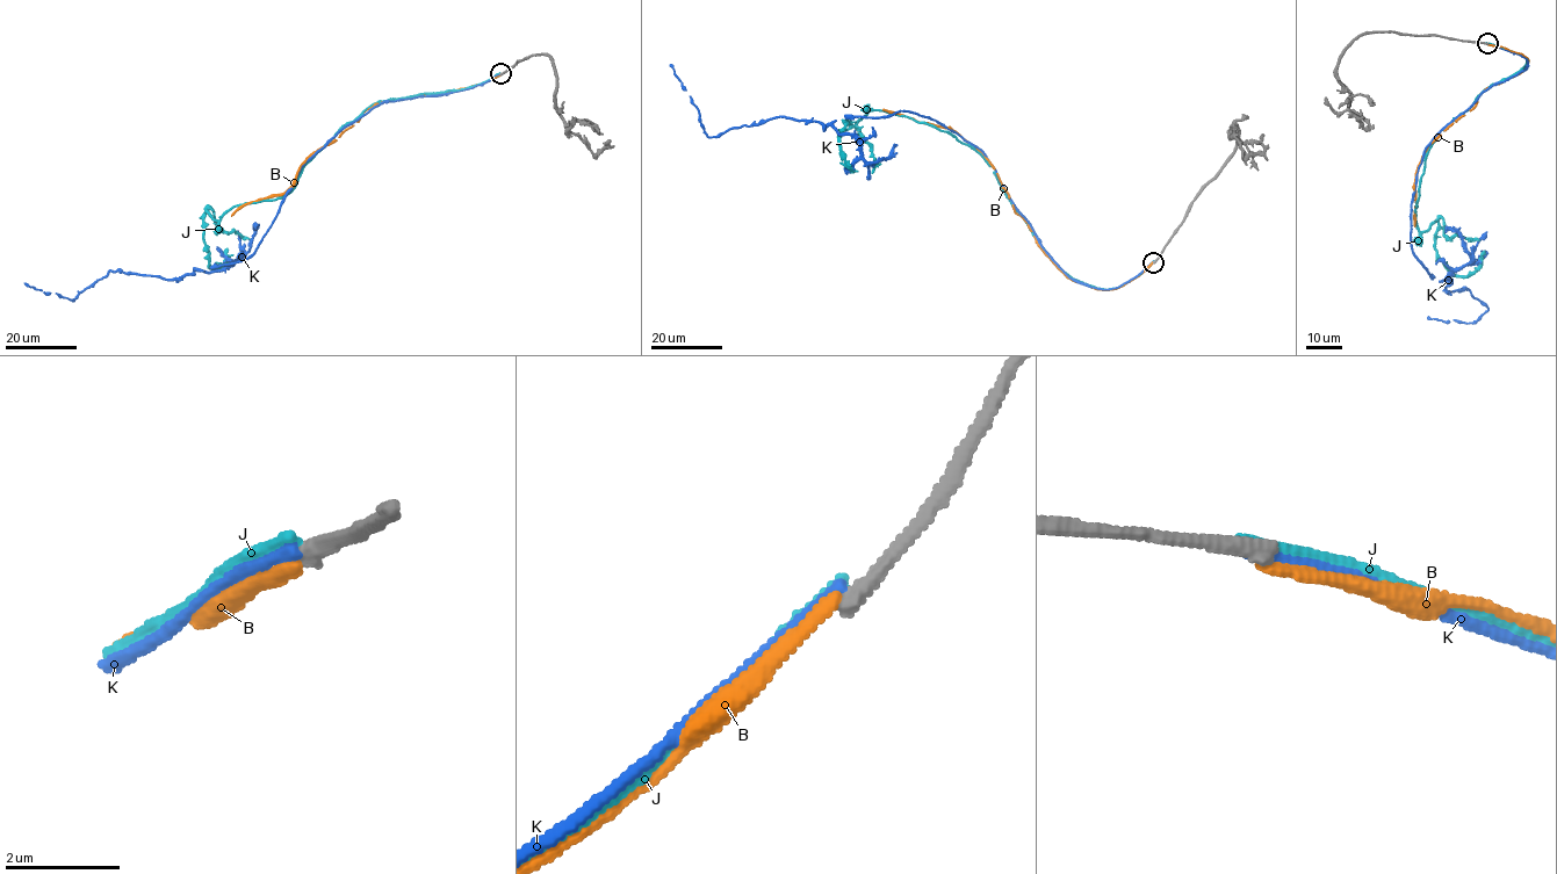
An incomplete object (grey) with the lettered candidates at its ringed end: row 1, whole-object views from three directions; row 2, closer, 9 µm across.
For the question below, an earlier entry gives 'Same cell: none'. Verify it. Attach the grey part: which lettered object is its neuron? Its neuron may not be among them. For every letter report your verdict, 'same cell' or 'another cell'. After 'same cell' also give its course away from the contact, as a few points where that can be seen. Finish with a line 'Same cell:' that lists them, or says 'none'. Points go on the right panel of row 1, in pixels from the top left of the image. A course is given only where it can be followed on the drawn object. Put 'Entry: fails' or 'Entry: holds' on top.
Entry: holds
B: another cell
J: another cell
K: another cell
Same cell: none

